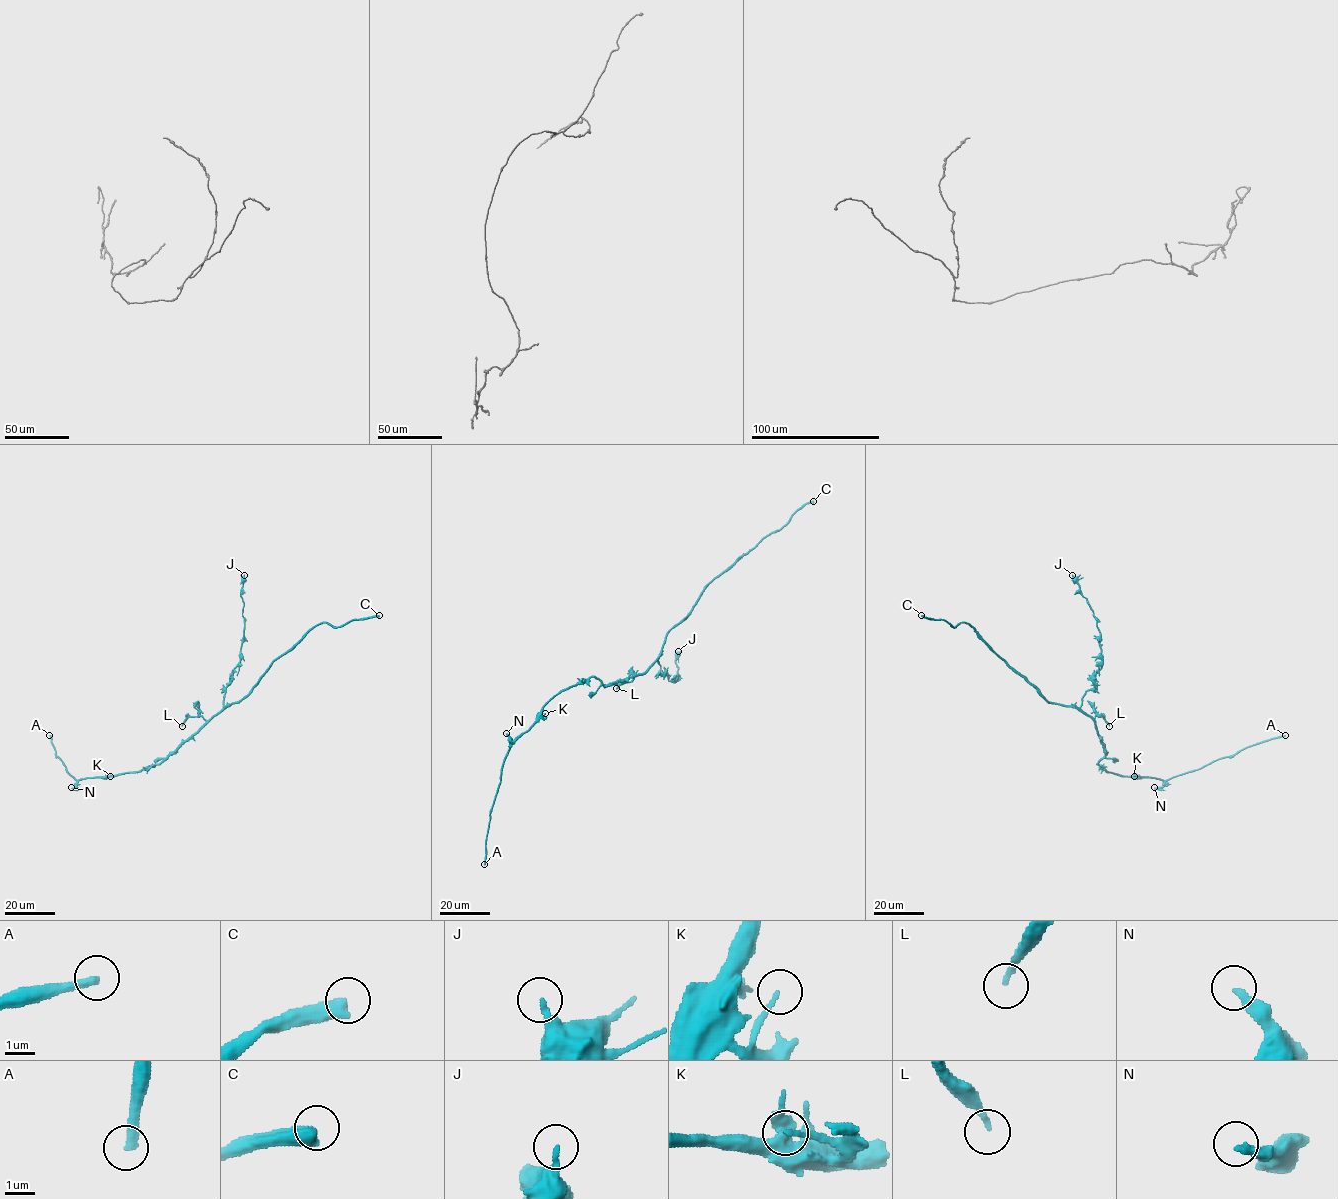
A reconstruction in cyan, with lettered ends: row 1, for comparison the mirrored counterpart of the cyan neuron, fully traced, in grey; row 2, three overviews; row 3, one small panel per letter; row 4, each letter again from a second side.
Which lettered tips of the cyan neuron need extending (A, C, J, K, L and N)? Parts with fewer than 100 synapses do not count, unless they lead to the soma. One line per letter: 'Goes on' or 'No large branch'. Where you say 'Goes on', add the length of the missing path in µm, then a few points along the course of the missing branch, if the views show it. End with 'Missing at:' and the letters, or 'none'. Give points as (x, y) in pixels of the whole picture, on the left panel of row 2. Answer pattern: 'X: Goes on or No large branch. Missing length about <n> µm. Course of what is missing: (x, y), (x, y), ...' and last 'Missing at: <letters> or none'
A: Goes on. Missing length about 250 µm. Course of what is missing: (49, 735), (58, 723), (73, 725), (67, 711), (74, 710), (56, 642), (57, 615), (173, 517)
C: No large branch
J: No large branch
K: No large branch
L: No large branch
N: No large branch
Missing at: A

